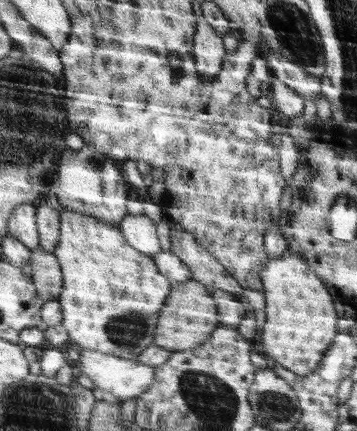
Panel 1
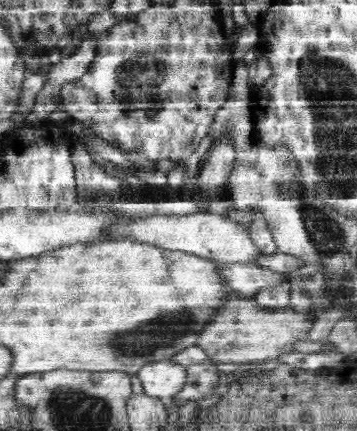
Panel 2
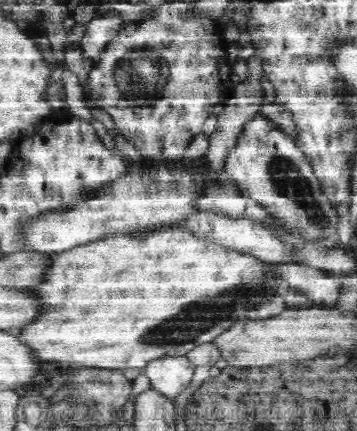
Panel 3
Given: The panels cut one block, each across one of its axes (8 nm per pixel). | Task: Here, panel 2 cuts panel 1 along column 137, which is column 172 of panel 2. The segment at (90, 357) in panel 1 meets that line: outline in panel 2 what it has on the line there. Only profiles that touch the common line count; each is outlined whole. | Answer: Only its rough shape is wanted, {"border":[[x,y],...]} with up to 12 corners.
{"border":[[174,360],[138,372],[148,396],[170,402],[182,394],[188,368]]}

